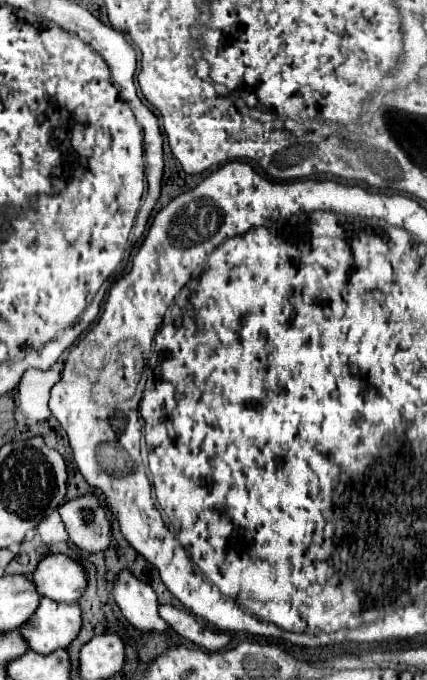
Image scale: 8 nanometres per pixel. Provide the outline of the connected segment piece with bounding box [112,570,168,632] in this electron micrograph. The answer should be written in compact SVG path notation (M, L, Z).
M120 570L112 586L114 600L124 618L142 632L164 632L168 624L158 614L158 598L154 590L132 576L130 570Z

